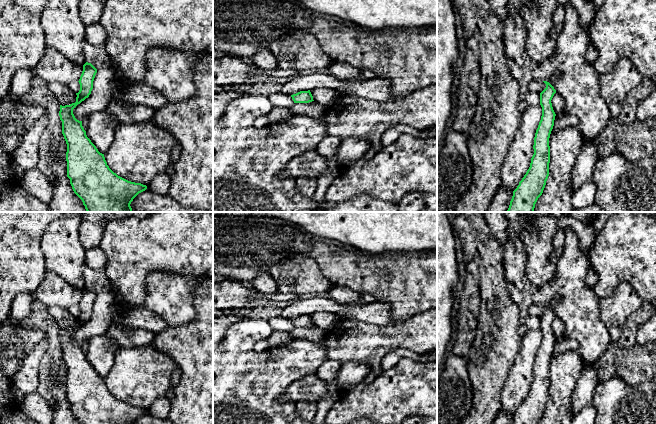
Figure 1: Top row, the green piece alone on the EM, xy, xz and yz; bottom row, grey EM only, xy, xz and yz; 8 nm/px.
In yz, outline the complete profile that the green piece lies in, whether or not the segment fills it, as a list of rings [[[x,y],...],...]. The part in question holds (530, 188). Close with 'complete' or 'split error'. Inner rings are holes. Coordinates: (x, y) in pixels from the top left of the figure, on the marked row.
[[[543,82],[546,88],[540,93],[542,116],[534,137],[534,154],[529,169],[513,191],[507,212],[534,212],[535,204],[542,195],[549,176],[549,138],[556,116],[551,100],[556,90],[549,82]]] | complete

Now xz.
[[[310,90],[300,91],[296,94],[291,95],[291,97],[294,103],[309,103],[309,102],[314,101]]] | complete

